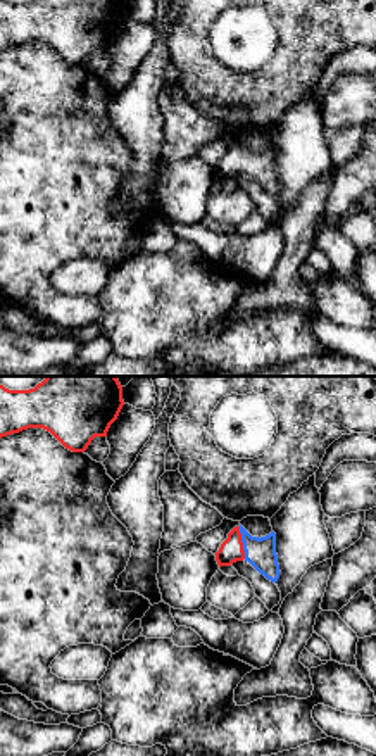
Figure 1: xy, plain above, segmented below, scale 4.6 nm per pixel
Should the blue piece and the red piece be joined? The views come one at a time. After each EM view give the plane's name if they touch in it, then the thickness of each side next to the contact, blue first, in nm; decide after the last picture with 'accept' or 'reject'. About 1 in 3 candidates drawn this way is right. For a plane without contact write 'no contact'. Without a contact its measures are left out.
contact in xy; calibres 140 and 110 nm

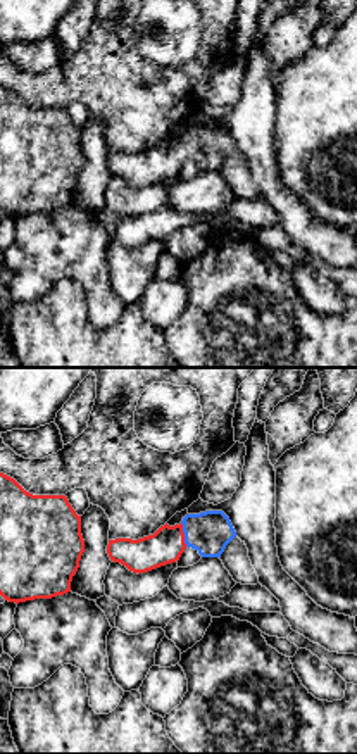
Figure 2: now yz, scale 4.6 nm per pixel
contact in yz; calibres 200 and 160 nm

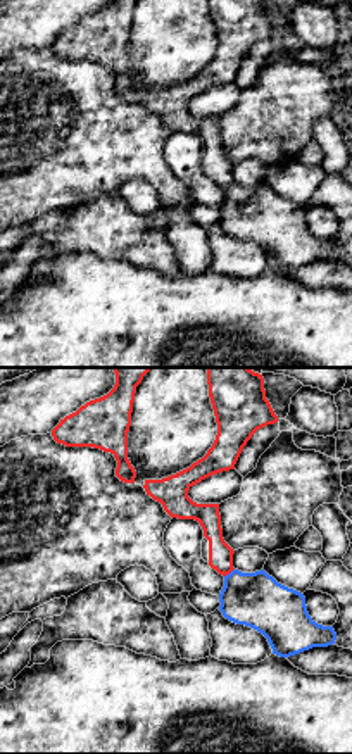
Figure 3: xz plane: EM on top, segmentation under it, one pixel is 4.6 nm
contact in xz; calibres 260 and 110 nm

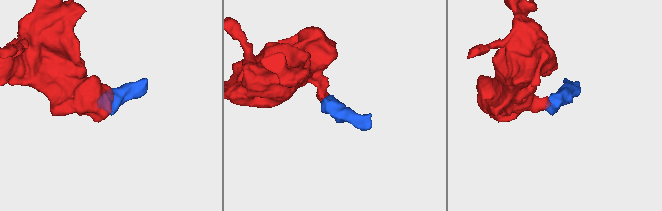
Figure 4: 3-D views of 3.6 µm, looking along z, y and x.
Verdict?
accept

